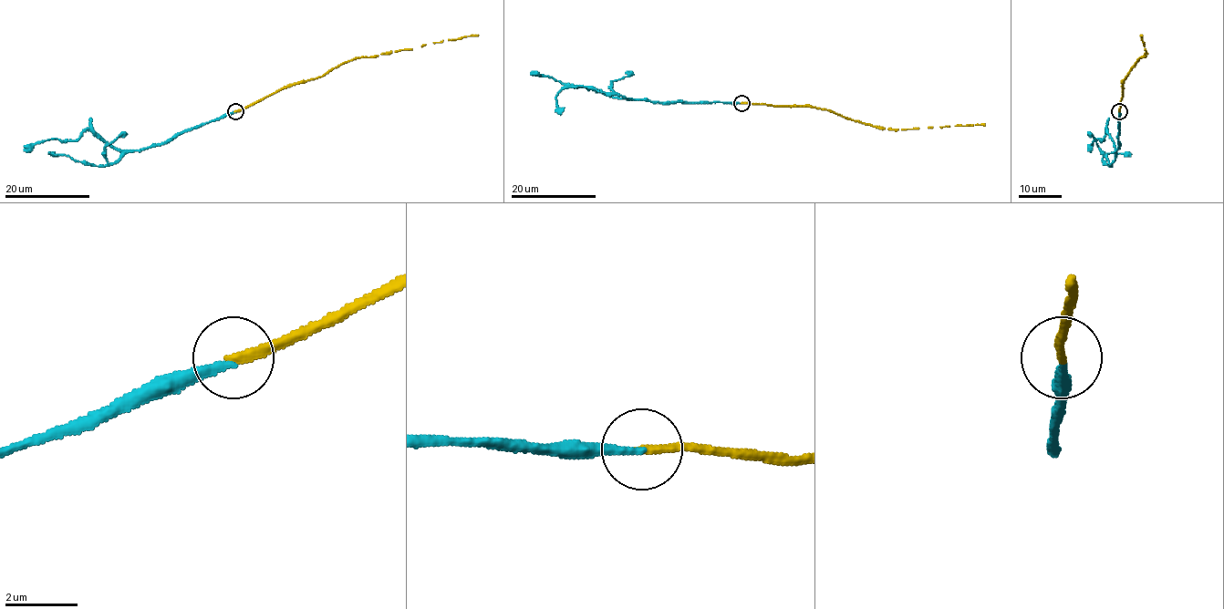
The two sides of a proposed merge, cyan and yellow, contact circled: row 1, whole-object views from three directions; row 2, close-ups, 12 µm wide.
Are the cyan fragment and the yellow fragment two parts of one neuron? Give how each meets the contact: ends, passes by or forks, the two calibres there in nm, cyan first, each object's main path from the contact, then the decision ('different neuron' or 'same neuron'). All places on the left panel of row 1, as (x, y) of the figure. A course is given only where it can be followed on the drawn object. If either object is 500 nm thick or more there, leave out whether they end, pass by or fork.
cyan ends; yellow ends; calibres 240 and 240 nm; course cyan (234, 111), (139, 149), (116, 149), (86, 129), (75, 140), (47, 139), (32, 143), (24, 150); course yellow (234, 111), (360, 57), (478, 35); same neuron

